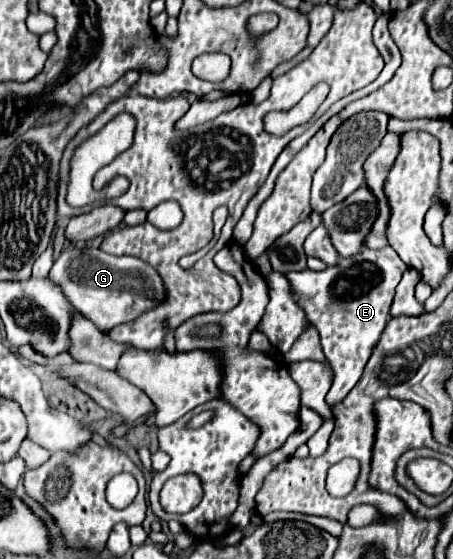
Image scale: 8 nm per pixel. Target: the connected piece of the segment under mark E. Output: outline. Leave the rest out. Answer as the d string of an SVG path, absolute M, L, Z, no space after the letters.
M385 246L379 250L363 248L359 254L341 258L335 266L327 266L321 272L301 270L285 274L293 290L293 300L303 308L307 320L317 328L323 354L335 372L333 386L327 394L329 408L343 402L359 382L371 350L387 324L393 292L405 270L407 266L399 254L391 246Z

